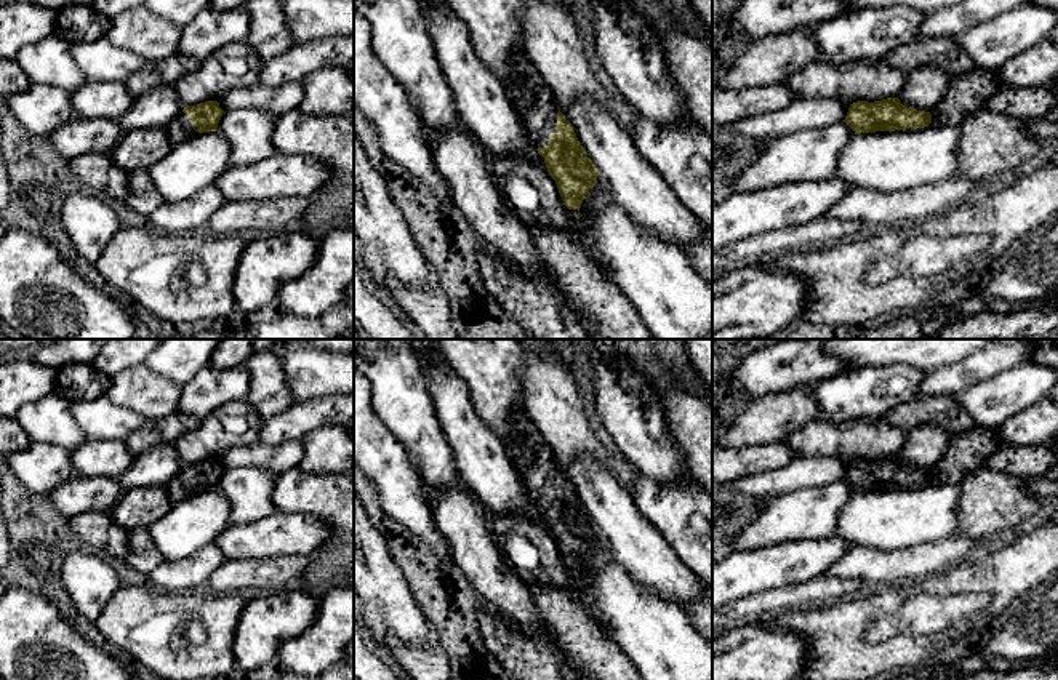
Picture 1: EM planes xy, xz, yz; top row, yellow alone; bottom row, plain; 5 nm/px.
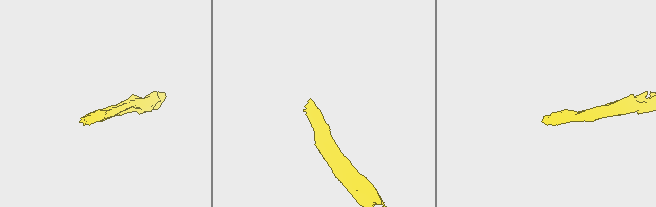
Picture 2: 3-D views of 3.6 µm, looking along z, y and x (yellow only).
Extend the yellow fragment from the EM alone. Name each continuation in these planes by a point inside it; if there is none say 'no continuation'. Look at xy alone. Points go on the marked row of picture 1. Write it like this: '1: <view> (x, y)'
1: xy (180, 130)

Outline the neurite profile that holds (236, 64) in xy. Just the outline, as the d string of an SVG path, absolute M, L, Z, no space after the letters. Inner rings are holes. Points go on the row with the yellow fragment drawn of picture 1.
M232 42L213 51L200 66L174 82L184 107L219 101L235 88L258 83L264 61L245 42Z

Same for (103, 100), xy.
M125 82L85 83L70 93L75 118L106 118L118 122L128 112L134 98Z

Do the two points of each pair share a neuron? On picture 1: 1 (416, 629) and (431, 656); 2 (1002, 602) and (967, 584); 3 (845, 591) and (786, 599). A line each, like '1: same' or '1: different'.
1: different
2: same
3: same

